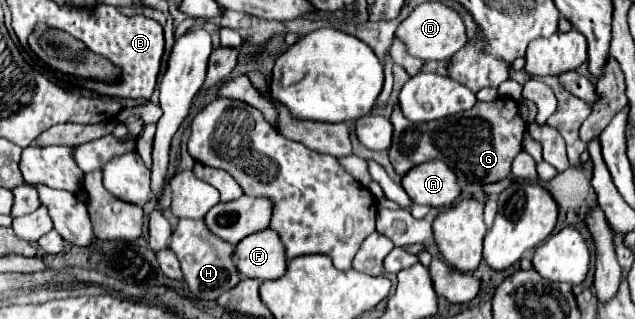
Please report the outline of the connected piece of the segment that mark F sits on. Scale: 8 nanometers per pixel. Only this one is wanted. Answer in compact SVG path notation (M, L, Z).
M267 228L267 230L255 232L247 238L243 238L237 244L237 268L241 270L243 278L257 278L261 282L281 278L287 270L287 256L285 256L285 246L283 246L279 234L271 228Z

